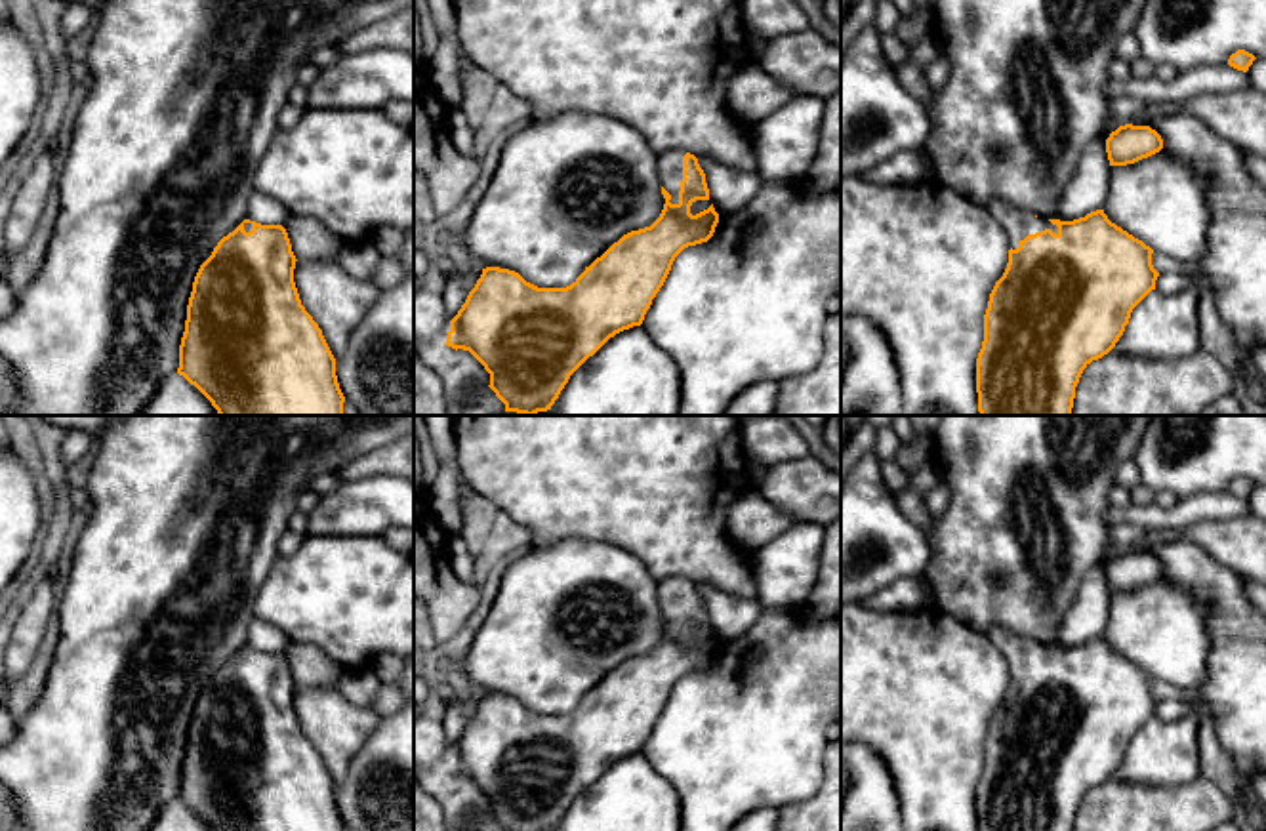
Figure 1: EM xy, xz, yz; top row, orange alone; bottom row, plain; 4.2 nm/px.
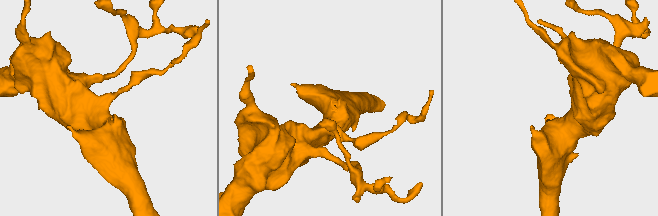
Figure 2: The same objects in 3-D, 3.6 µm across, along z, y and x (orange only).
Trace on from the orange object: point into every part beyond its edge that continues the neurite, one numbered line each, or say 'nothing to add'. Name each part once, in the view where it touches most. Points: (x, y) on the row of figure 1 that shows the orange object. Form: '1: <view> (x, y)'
1: xz (670, 164)

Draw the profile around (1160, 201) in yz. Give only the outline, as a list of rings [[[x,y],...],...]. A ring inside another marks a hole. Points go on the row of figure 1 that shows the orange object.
[[[1159,151],[1134,164],[1110,166],[1102,210],[1154,252],[1186,263],[1205,253],[1211,210],[1203,179],[1190,162]]]

